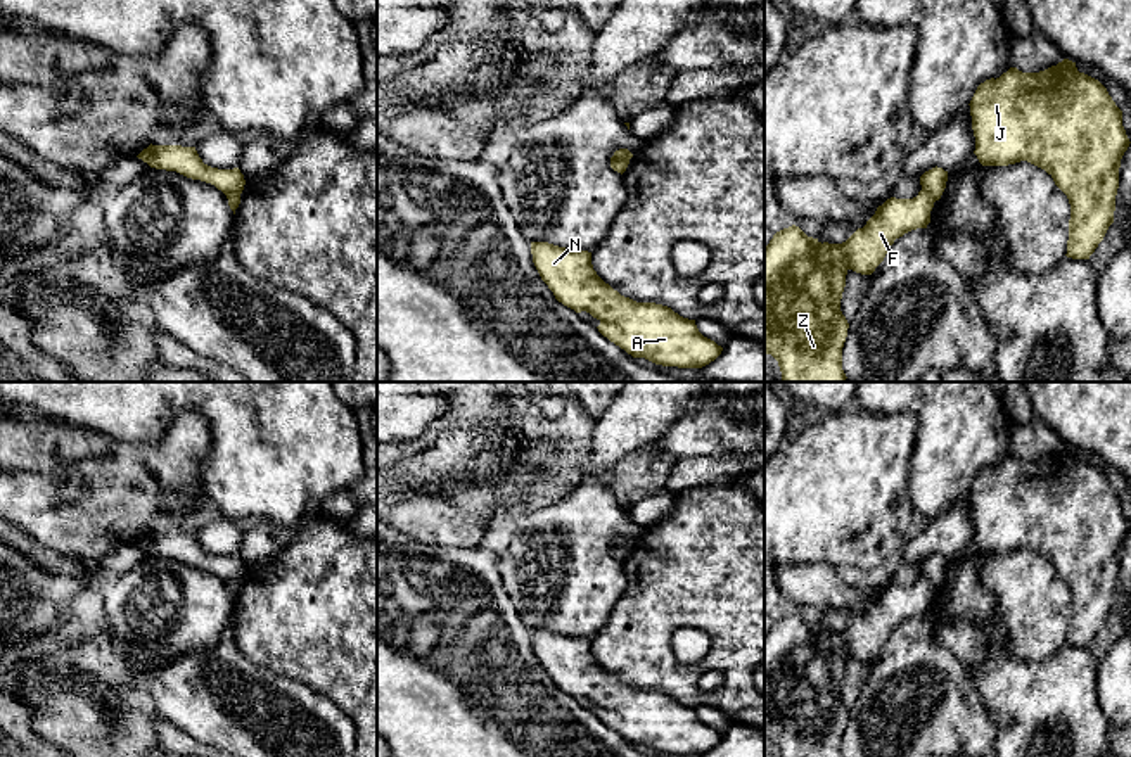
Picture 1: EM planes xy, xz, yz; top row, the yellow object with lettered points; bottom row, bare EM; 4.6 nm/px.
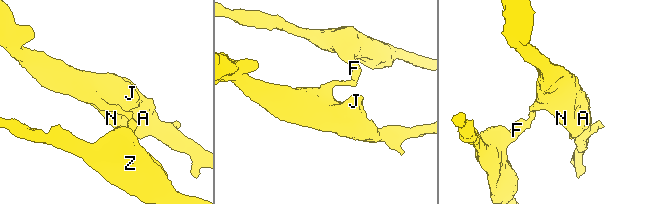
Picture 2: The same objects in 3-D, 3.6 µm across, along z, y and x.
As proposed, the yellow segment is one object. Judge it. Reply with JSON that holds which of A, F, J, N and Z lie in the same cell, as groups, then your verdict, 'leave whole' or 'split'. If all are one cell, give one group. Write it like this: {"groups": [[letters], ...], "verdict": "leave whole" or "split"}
{"groups": [["A", "J", "N"], ["F", "Z"]], "verdict": "split"}

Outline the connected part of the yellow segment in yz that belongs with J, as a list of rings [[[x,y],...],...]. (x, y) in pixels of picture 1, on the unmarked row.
[[[1064,446],[1039,460],[1022,460],[1010,455],[1000,465],[981,470],[970,487],[975,538],[982,553],[1008,553],[1027,548],[1045,557],[1070,591],[1067,645],[1089,646],[1114,610],[1119,555],[1129,525],[1122,513],[1122,498],[1107,475],[1095,465],[1079,460],[1076,449]]]

